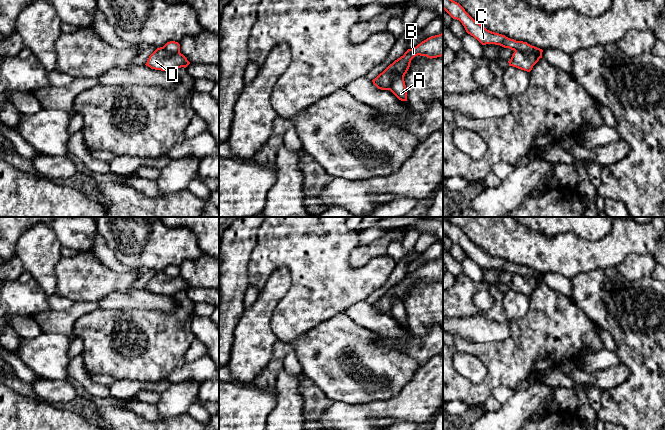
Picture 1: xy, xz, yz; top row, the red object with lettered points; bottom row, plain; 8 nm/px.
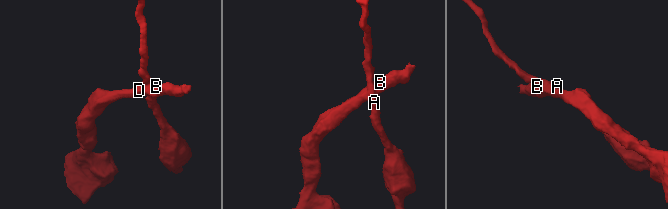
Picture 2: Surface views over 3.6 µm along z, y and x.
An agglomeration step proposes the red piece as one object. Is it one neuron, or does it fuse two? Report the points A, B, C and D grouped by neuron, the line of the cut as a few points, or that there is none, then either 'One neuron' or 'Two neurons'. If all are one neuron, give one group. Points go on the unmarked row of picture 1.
Groups: A C / B D. Split along xz (403, 300), (394, 297), (388, 313). Two neurons

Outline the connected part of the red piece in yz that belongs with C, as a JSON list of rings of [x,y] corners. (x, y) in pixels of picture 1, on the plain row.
[[[443,217],[443,233],[453,242],[459,244],[466,256],[477,263],[482,269],[495,268],[514,275],[533,276],[539,283],[542,282],[543,274],[523,265],[510,263],[505,259],[487,254],[475,245],[465,233]]]

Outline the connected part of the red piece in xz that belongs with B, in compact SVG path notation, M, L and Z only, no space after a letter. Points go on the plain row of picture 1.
M443 256L427 262L412 273L408 273L403 280L395 284L373 303L373 308L378 313L389 314L392 307L392 299L398 297L404 301L410 291L411 284L418 279L426 280L430 283L443 280Z

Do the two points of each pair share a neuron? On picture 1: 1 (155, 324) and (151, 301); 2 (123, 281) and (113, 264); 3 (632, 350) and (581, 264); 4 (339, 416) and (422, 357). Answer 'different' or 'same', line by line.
1: different
2: different
3: different
4: different

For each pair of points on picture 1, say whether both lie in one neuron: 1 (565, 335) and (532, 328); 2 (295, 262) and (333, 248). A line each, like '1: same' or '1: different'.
1: same
2: same

